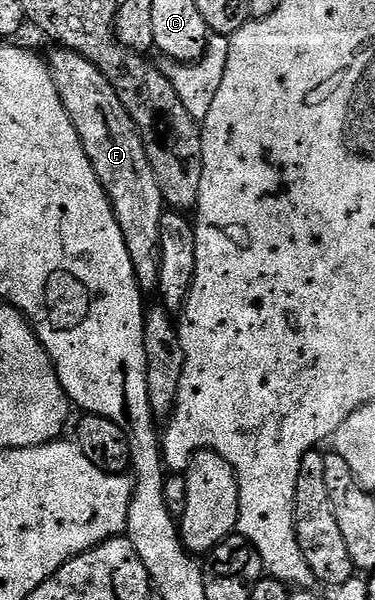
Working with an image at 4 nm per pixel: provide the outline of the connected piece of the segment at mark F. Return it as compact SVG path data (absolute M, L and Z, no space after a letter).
M55 47L51 54L46 54L45 60L51 66L53 83L61 95L61 103L85 147L85 155L89 155L89 159L93 163L93 171L112 202L115 218L125 235L125 243L129 247L129 253L133 259L133 269L137 275L139 288L143 290L144 294L154 294L159 284L159 272L161 271L161 219L165 212L165 202L159 180L147 157L145 138L135 128L135 121L129 115L129 111L125 111L125 107L121 103L117 91L113 91L109 79L105 79L102 71L88 57L81 56L76 49Z

